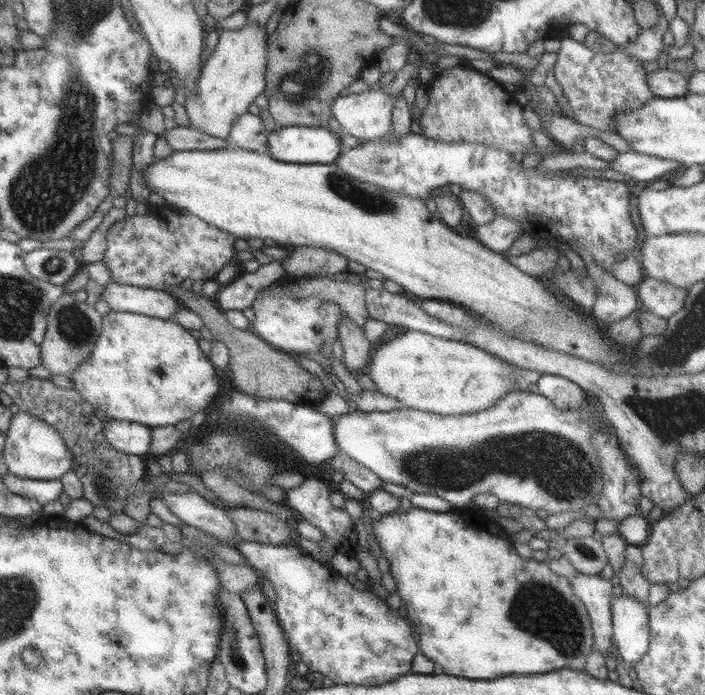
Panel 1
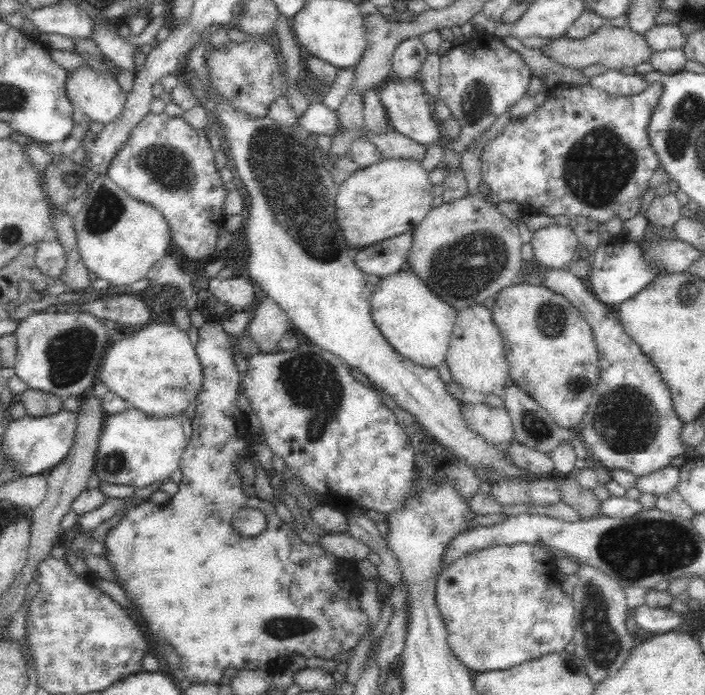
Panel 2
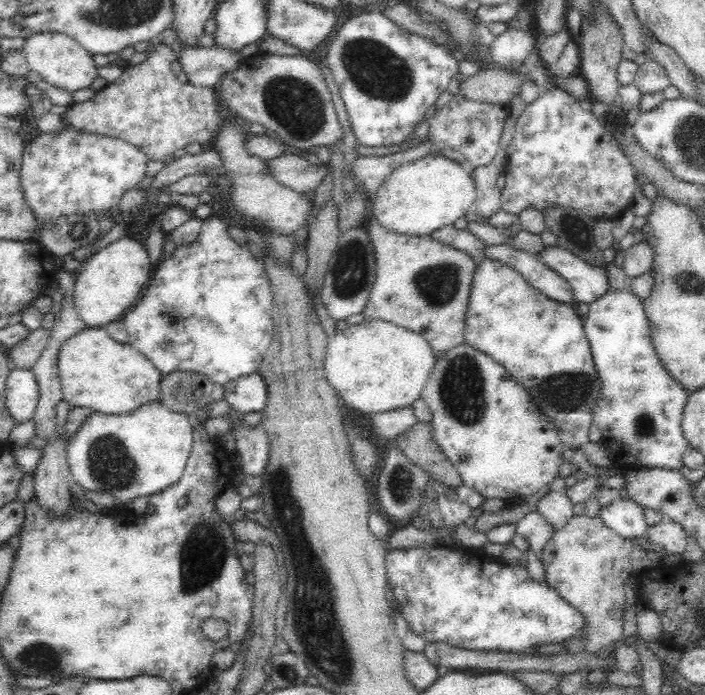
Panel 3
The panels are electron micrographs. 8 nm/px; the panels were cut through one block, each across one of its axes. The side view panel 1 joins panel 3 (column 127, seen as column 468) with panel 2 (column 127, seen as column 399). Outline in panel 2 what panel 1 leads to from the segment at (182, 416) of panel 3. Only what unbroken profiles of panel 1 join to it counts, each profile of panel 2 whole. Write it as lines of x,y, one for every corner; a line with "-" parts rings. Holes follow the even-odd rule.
136,408
124,409
107,415
103,420
93,472
102,482
134,486
136,489
154,482
162,483
178,470
186,445
180,418
155,417

